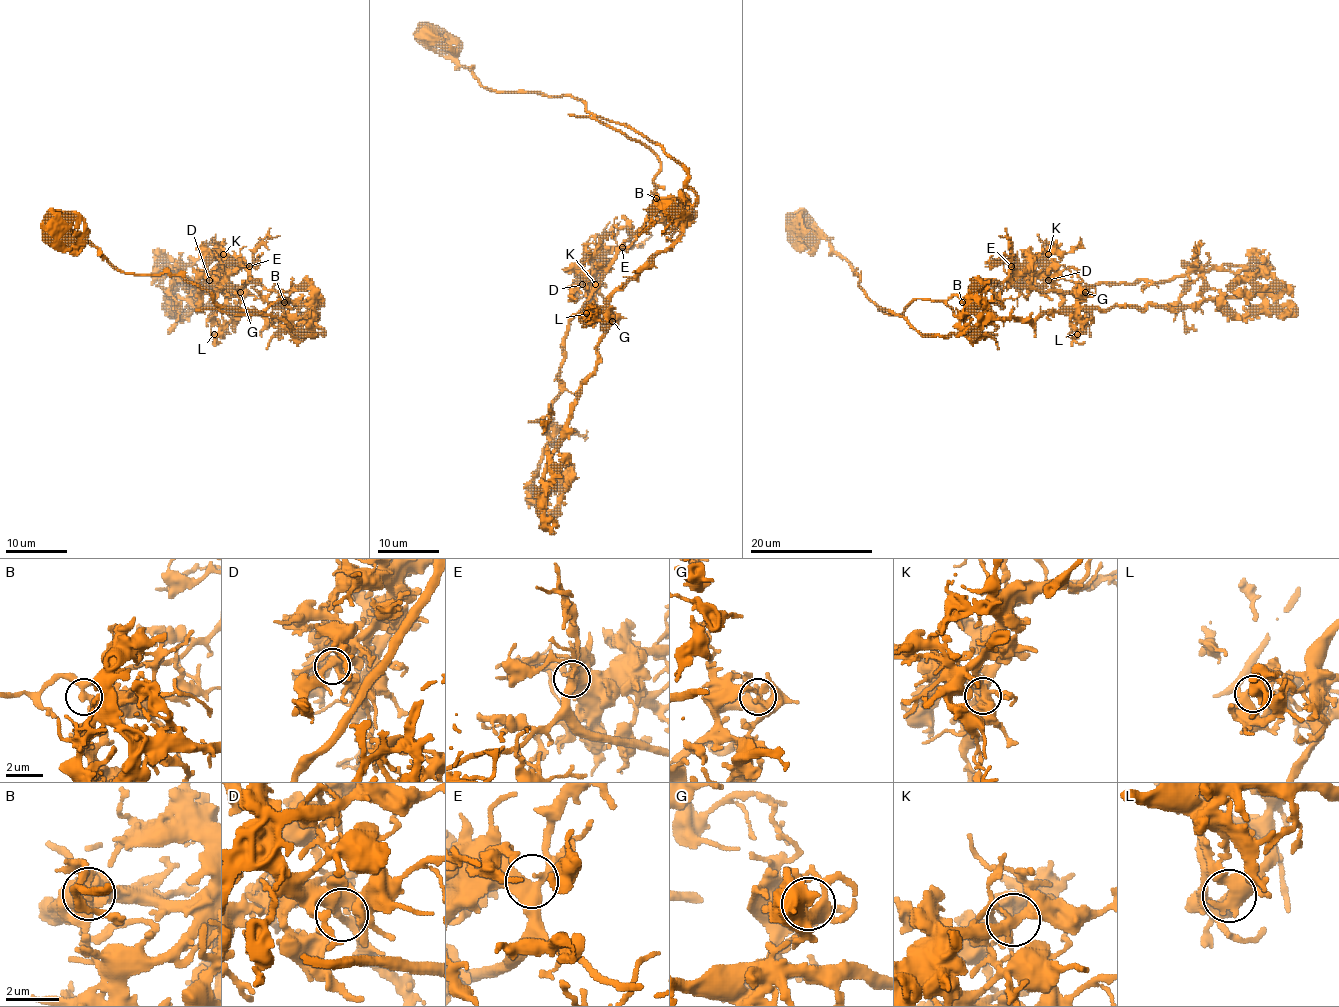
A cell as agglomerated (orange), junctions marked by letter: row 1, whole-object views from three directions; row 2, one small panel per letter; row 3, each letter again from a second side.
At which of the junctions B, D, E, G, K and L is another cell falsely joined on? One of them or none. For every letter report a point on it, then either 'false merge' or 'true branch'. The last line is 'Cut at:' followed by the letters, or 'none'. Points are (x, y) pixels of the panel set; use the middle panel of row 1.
B: (656, 198) | false merge
D: (582, 284) | true branch
E: (622, 247) | true branch
G: (612, 321) | true branch
K: (595, 284) | true branch
L: (586, 313) | true branch
Cut at: B

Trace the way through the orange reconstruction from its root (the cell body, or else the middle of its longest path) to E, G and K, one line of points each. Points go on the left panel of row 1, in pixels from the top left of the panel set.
E: (54, 234), (85, 239), (125, 272), (182, 275), (229, 314), (258, 314), (287, 300), (258, 285), (249, 266)
G: (54, 234), (85, 239), (125, 272), (182, 275), (229, 314), (287, 300), (223, 266), (240, 292)
K: (54, 234), (85, 239), (125, 272), (182, 275), (229, 314), (258, 314), (287, 300), (223, 254)

